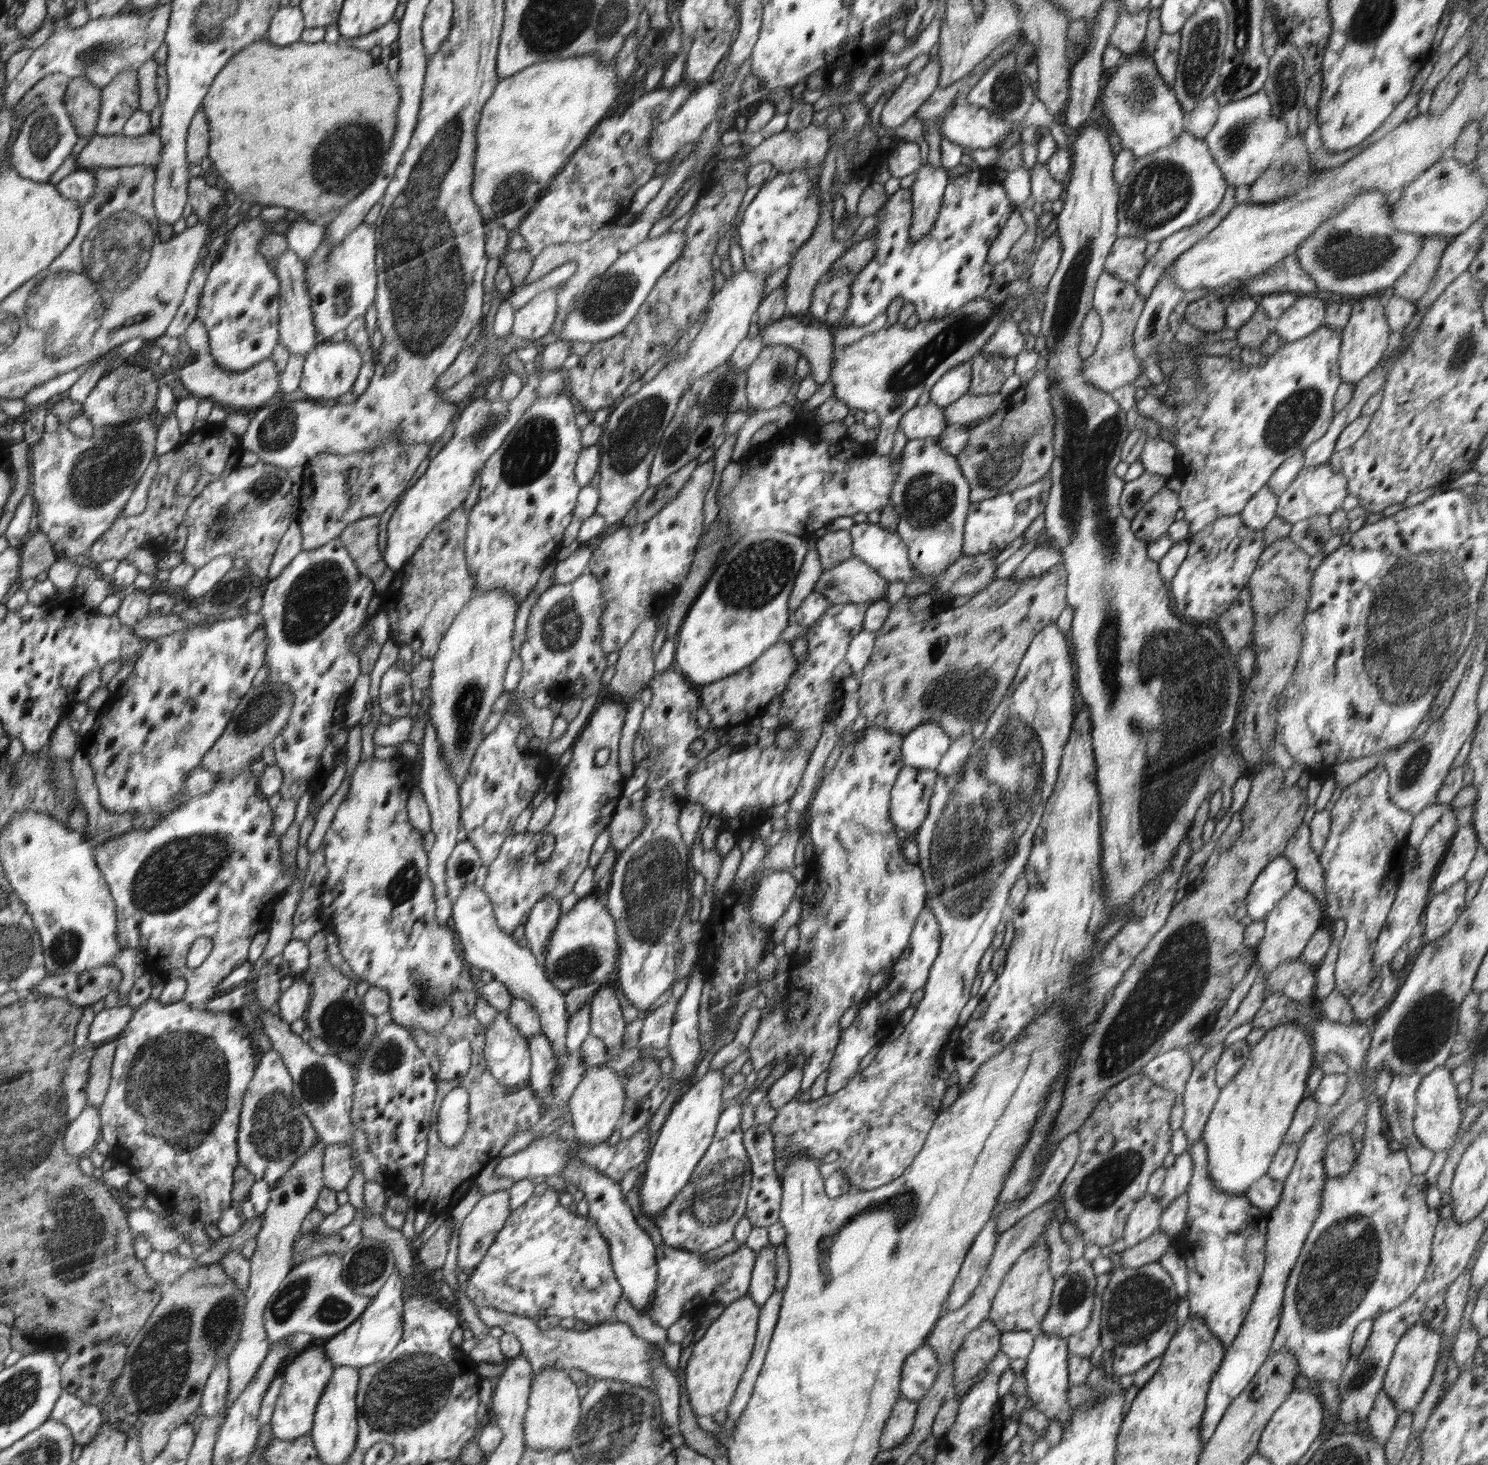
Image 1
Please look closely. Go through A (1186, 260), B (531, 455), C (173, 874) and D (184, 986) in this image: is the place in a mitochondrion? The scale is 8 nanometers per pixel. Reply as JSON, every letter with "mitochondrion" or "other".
{"A":"other","B":"mitochondrion","C":"mitochondrion","D":"other"}

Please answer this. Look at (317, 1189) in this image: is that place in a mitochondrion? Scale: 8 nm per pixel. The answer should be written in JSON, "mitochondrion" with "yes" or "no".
{"mitochondrion":"no"}

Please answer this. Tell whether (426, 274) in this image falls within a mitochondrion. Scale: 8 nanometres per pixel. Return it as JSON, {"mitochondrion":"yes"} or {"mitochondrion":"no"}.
{"mitochondrion":"yes"}

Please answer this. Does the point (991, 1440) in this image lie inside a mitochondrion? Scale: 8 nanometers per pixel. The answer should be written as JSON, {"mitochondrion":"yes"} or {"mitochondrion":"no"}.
{"mitochondrion":"no"}

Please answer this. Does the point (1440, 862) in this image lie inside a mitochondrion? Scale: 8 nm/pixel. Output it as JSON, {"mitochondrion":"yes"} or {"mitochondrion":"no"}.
{"mitochondrion":"no"}

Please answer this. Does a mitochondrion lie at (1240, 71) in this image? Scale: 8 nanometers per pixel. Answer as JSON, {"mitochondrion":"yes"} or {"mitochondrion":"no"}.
{"mitochondrion":"yes"}

